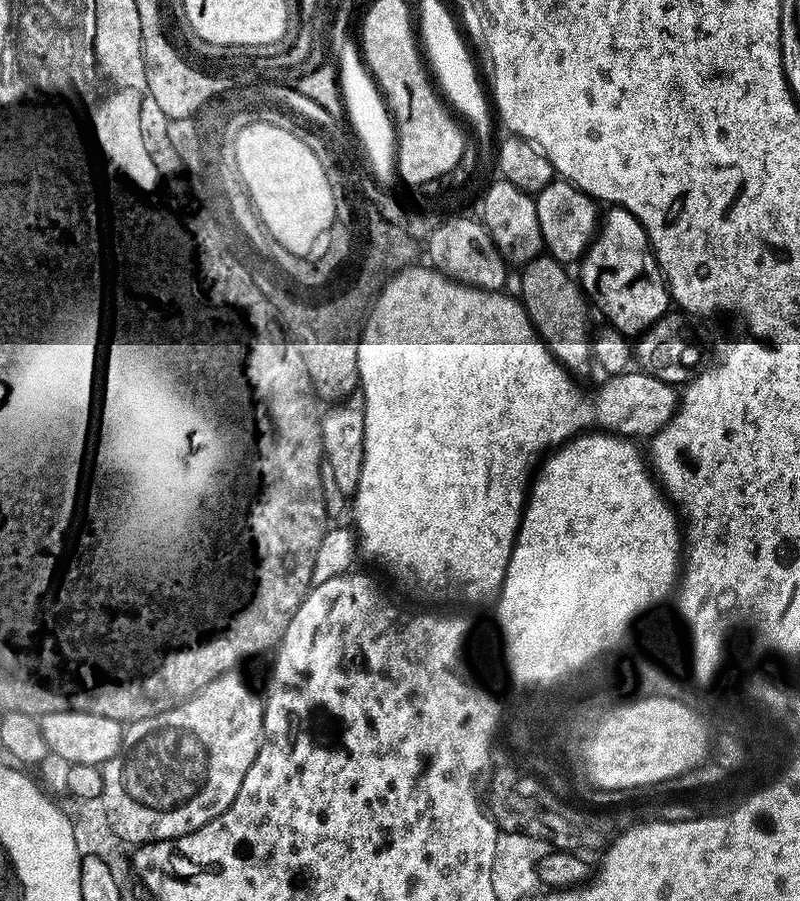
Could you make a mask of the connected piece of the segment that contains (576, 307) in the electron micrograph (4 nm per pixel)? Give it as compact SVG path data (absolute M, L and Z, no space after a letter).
M541 254L535 256L528 264L519 269L520 272L520 293L518 299L523 304L534 330L540 335L540 340L552 352L552 357L569 372L577 377L584 376L588 367L592 368L594 361L592 356L593 337L588 332L588 308L590 312L590 301L577 277L568 273L569 269L552 256Z

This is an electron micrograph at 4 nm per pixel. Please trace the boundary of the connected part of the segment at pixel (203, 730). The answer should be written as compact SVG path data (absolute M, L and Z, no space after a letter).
M236 675L214 678L189 700L181 702L180 707L125 727L118 754L114 754L114 758L107 760L100 768L102 794L99 798L102 810L106 810L110 830L114 830L125 845L176 840L206 826L206 822L218 818L218 814L225 812L234 802L238 786L242 786L242 778L246 778L246 770L250 770L250 762L254 762L264 739L261 697L248 692L243 678Z

